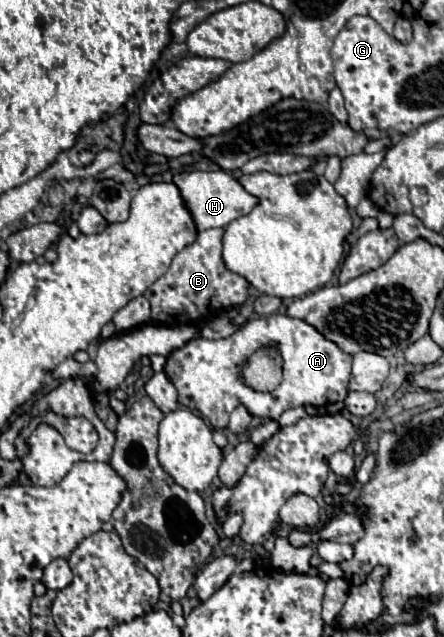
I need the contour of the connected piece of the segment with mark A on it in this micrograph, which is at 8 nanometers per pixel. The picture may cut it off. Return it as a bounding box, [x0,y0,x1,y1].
[166,313,352,429]

